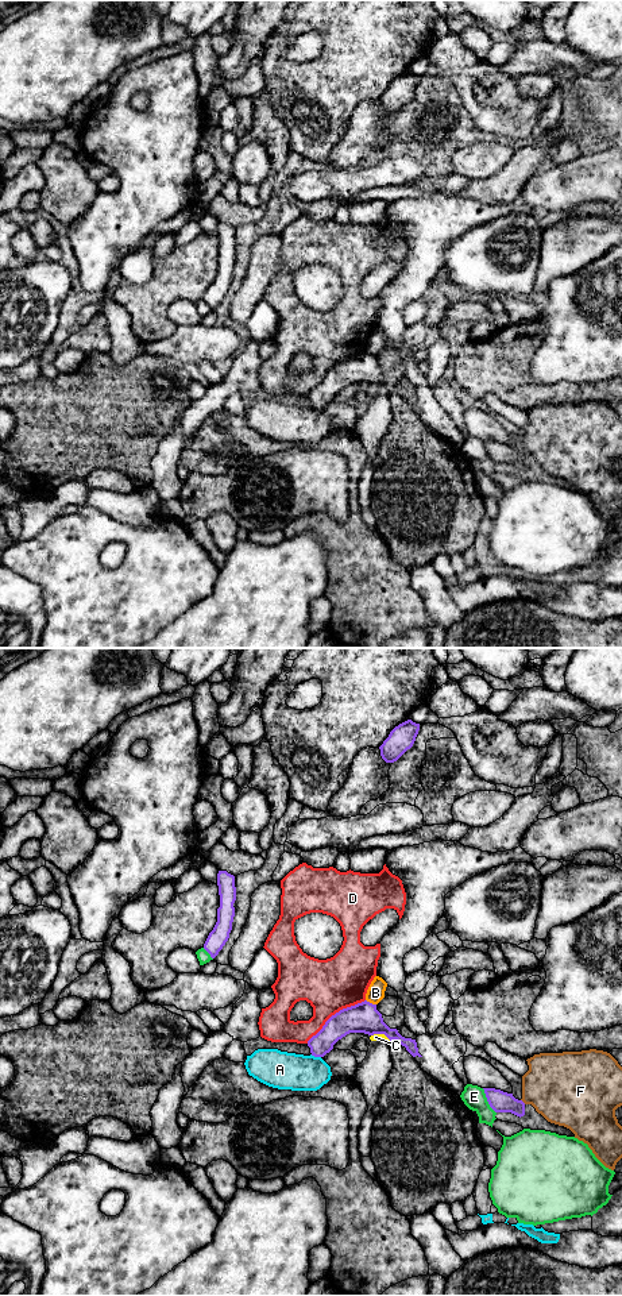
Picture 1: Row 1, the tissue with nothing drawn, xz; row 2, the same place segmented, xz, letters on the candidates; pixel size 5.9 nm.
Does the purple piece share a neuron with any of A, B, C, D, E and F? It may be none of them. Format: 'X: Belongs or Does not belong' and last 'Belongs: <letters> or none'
A: Does not belong
B: Does not belong
C: Does not belong
D: Does not belong
E: Does not belong
F: Does not belong
Belongs: none

